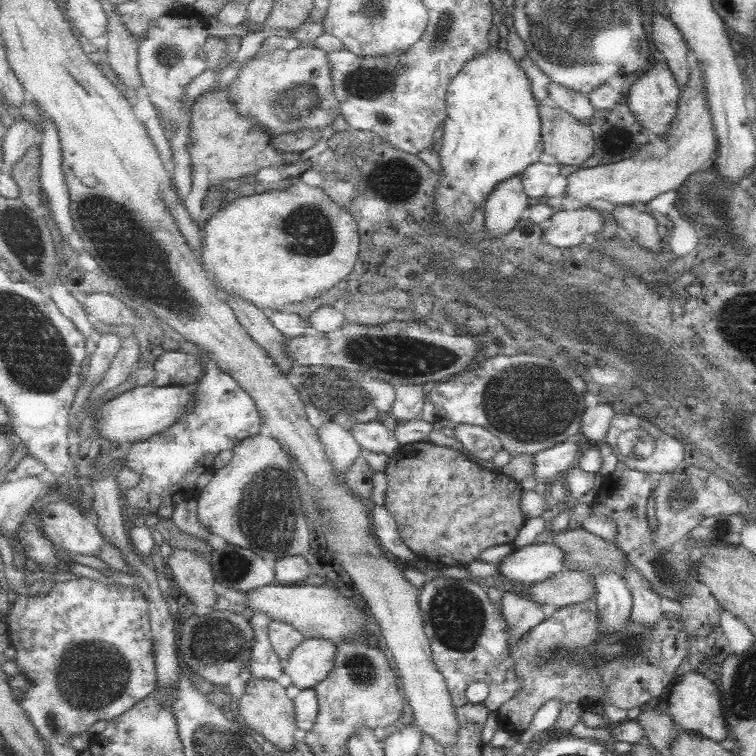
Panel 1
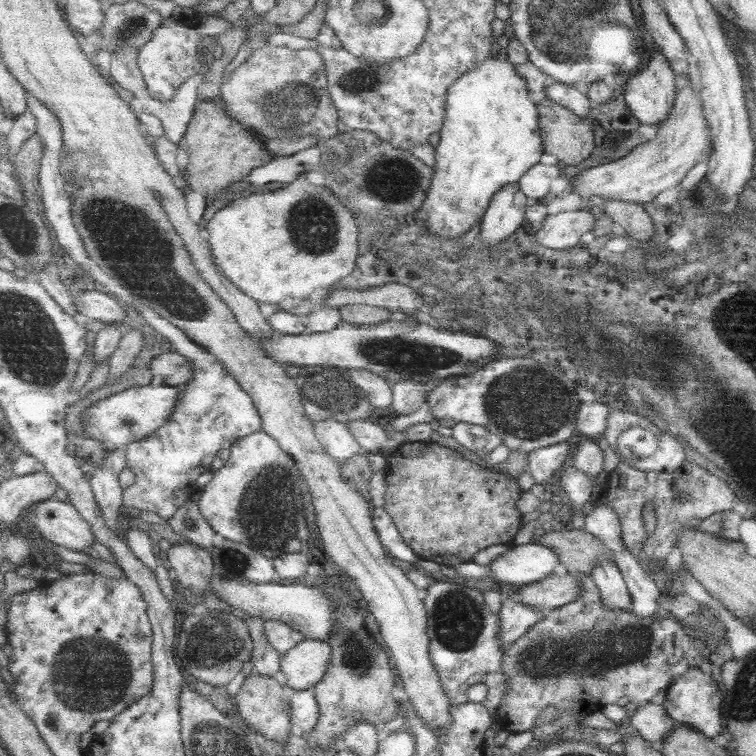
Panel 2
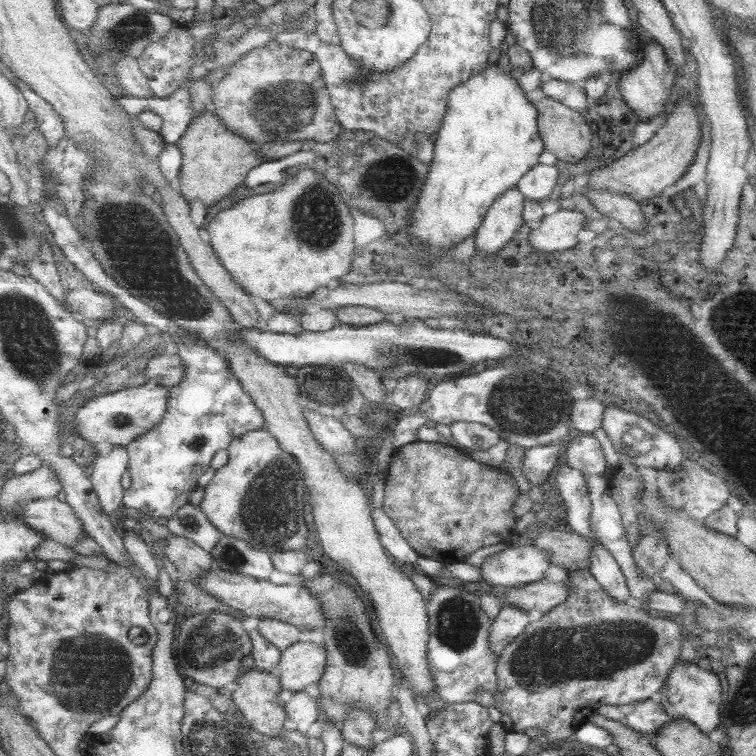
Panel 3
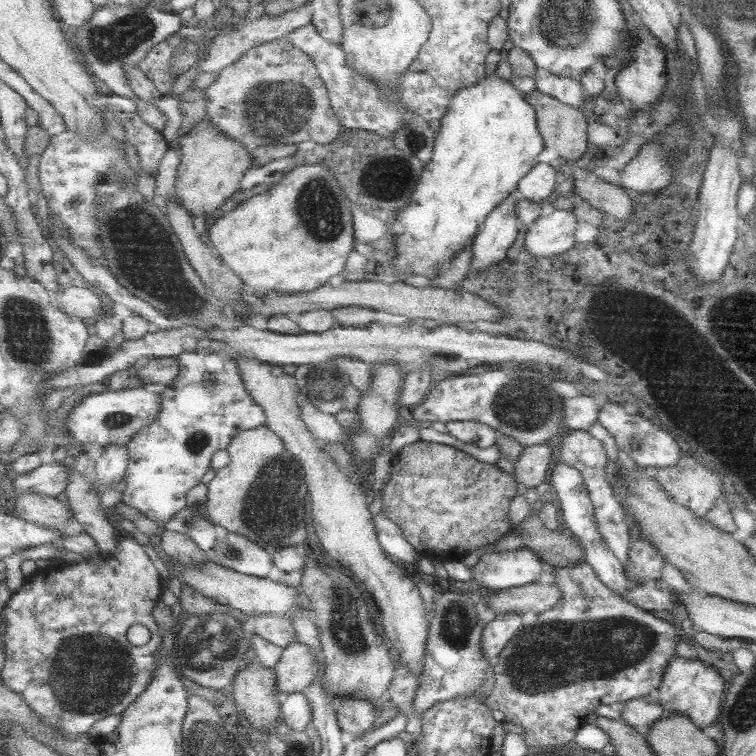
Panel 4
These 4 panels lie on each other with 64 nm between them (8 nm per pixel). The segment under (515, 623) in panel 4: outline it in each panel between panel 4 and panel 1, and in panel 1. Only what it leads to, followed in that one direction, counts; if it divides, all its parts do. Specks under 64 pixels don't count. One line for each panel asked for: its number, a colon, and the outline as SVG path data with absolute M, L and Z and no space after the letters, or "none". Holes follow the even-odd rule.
1: M505 592L503 596L503 614L507 616L507 624L511 628L511 644L515 646L523 636L531 634L535 626L547 620L545 610L531 602L529 598L521 596L521 592Z
2: M511 594L511 598L503 602L503 608L499 612L501 646L505 650L509 650L511 644L519 642L519 638L523 638L537 624L537 614L539 614L539 610L521 604L521 600L515 600Z
3: M503 606L499 616L495 618L491 626L491 650L495 652L495 658L499 660L503 652L515 642L525 630L529 628L529 612L515 608L515 606Z

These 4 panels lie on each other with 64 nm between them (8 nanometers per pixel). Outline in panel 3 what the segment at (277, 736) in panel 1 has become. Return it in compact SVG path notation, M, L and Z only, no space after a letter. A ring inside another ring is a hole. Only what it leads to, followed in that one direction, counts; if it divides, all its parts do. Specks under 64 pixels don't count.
M251 668L237 682L237 690L231 694L231 698L235 702L235 708L241 710L241 714L245 716L245 720L251 724L253 730L257 730L257 732L261 732L265 736L279 738L281 732L285 728L289 728L289 722L287 722L287 706L279 700L279 692L281 690L283 690L283 682L281 682L281 678L277 674Z

